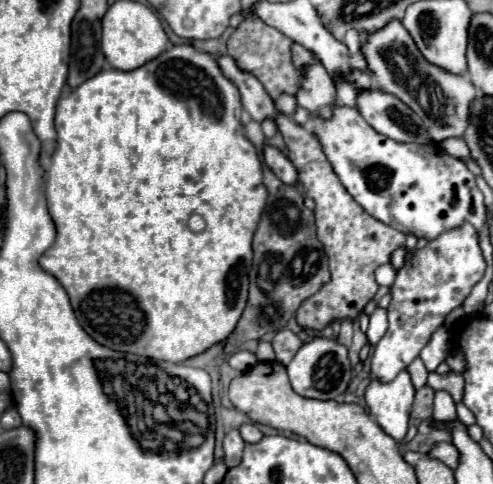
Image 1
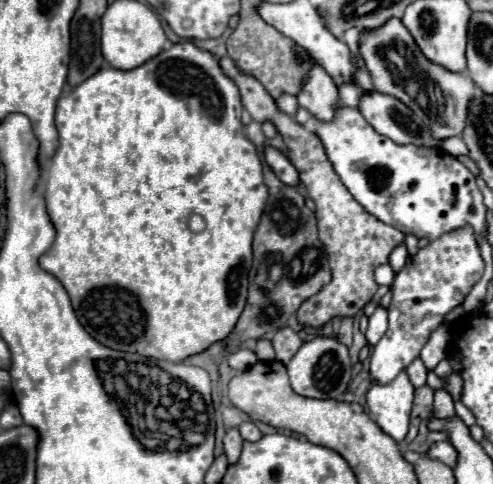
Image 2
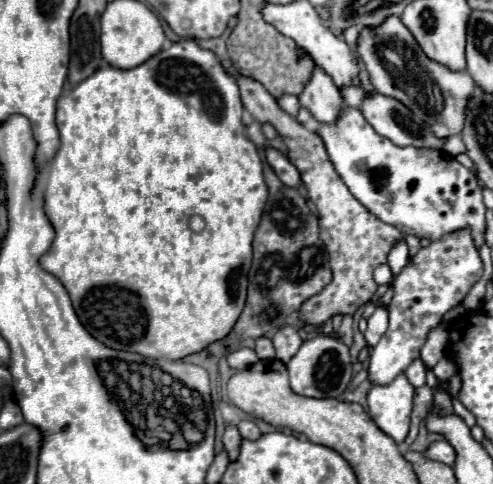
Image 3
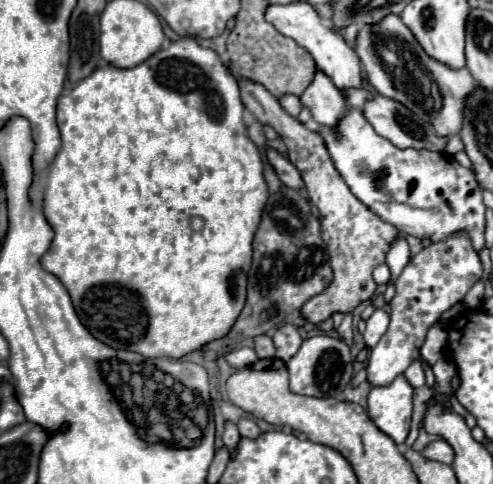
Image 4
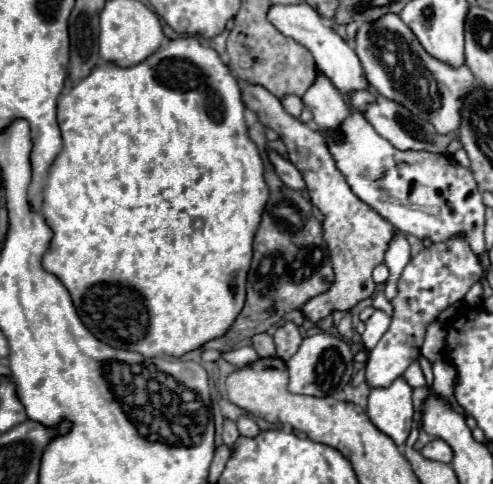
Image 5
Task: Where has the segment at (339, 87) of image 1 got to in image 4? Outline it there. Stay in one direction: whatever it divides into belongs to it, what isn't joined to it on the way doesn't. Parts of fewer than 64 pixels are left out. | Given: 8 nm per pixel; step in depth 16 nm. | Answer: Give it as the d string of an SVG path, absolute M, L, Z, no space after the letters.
M352 88L345 92L346 104L348 107L361 109L366 100L370 100L374 96L364 88Z

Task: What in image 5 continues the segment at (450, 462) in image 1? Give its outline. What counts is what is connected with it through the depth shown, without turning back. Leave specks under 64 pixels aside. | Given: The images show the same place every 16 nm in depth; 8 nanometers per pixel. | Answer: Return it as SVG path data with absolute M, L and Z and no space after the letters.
M432 440L430 444L424 446L422 456L424 456L424 458L430 458L430 460L444 462L444 464L450 464L454 452L452 452L452 448L450 448L444 440Z

